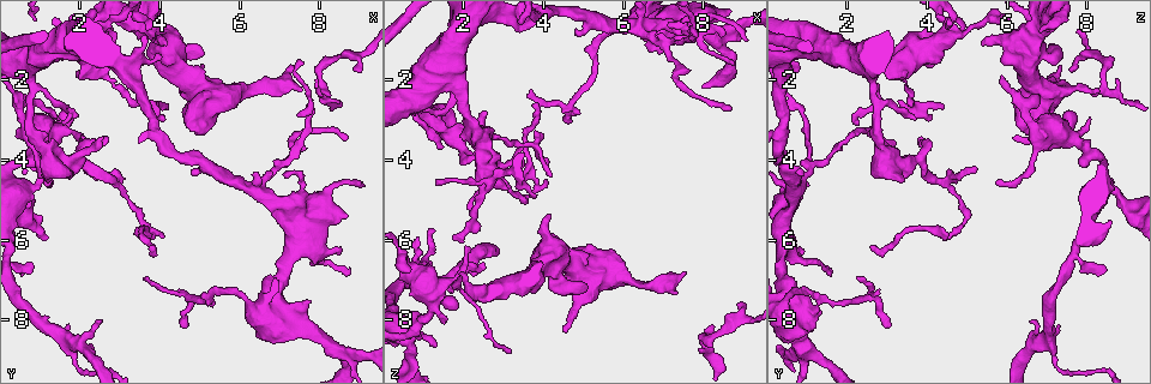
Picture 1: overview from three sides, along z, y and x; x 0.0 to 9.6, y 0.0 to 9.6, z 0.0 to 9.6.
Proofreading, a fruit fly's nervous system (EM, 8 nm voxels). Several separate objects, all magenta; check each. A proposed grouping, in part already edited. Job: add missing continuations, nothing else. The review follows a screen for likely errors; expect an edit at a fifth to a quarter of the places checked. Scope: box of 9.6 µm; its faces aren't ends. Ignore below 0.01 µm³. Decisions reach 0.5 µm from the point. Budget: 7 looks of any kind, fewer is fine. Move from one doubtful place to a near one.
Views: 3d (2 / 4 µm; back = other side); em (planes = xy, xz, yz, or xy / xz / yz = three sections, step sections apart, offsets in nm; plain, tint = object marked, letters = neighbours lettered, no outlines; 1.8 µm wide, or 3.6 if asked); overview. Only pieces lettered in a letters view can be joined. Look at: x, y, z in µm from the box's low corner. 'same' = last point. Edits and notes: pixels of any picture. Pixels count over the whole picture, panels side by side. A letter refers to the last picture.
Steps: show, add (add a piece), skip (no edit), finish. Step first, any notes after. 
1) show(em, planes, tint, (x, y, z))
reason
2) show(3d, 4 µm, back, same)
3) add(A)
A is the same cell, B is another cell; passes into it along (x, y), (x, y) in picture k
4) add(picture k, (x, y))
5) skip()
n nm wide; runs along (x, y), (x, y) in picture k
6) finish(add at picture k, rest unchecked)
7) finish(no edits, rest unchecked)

show(3d, 4 µm, (4.80, 3.25, 6.45))
branch stops here

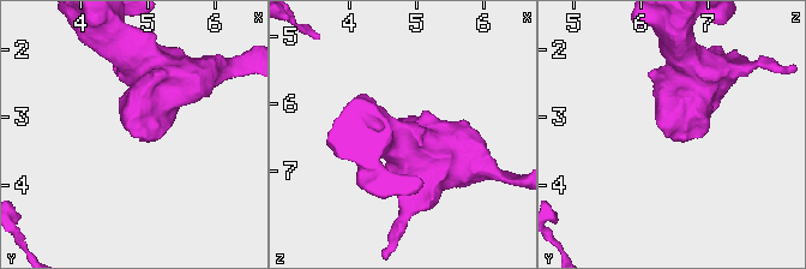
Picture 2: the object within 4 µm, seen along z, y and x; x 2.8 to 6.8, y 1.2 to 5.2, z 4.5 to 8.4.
show(em, 3.6 µm, planes, letters, (4.80, 3.25, 6.45))

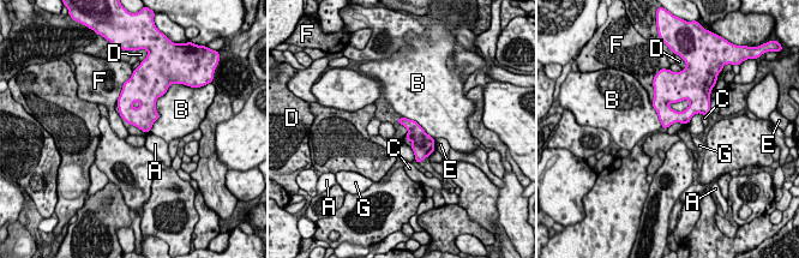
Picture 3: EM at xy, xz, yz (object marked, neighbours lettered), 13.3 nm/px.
skip()
A, B, C, D, E, F and G are other cells; border along (161, 95), (148, 132) in picture 3; no lettered piece goes on from it

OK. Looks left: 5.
show(em, 3.6 µm, xy, step 16, letters, (7.30, 1.65, 7.35))
free end

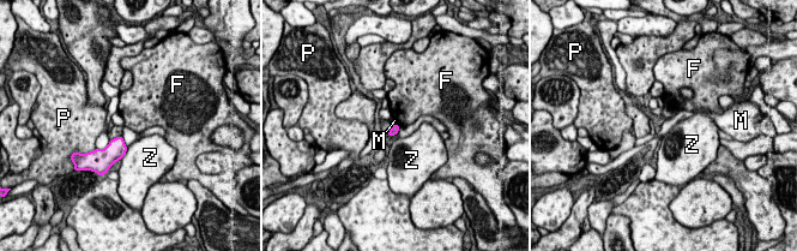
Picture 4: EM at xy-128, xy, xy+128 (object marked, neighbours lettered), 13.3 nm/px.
show(em, 3.6 µm, planes, letters, same)
another direction

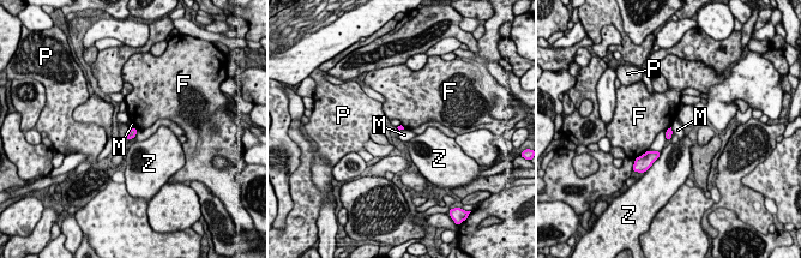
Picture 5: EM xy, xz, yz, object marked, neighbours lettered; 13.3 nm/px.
skip()
Z touches over 240 nm; F, M, P and Z are other cells; border along (670, 126), (673, 132) in picture 5; no lettered piece goes on from it

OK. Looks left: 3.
show(em, planes, letters, (3.80, 6.15, 2.60))
free end

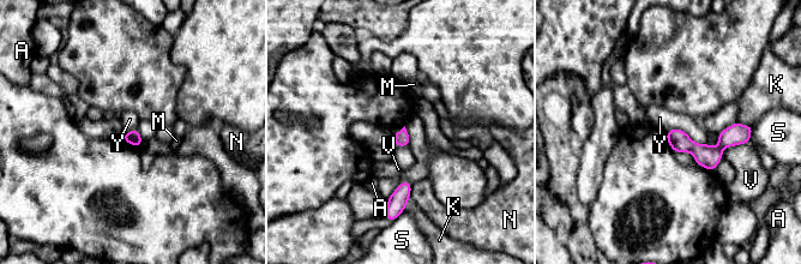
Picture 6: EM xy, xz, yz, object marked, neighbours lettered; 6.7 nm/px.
skip()
Y touches over 300 nm; A, K, M, N, S, V and Y are other cells; none of them fits

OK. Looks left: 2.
finish(no edits, rest unchecked)

